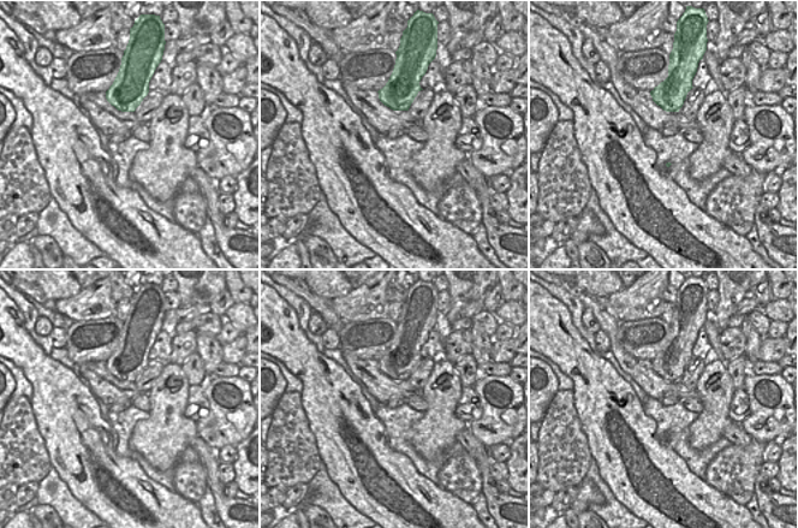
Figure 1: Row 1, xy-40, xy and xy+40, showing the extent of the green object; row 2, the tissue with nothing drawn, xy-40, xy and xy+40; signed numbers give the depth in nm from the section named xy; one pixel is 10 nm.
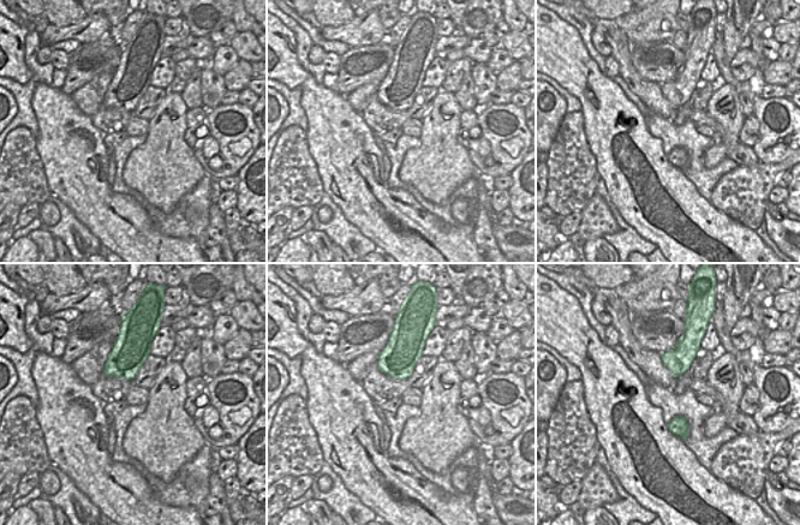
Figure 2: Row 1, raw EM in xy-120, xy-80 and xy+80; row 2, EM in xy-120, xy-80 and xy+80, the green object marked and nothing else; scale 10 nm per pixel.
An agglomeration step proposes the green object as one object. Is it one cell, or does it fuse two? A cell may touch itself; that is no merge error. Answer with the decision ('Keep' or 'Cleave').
Cleave.

